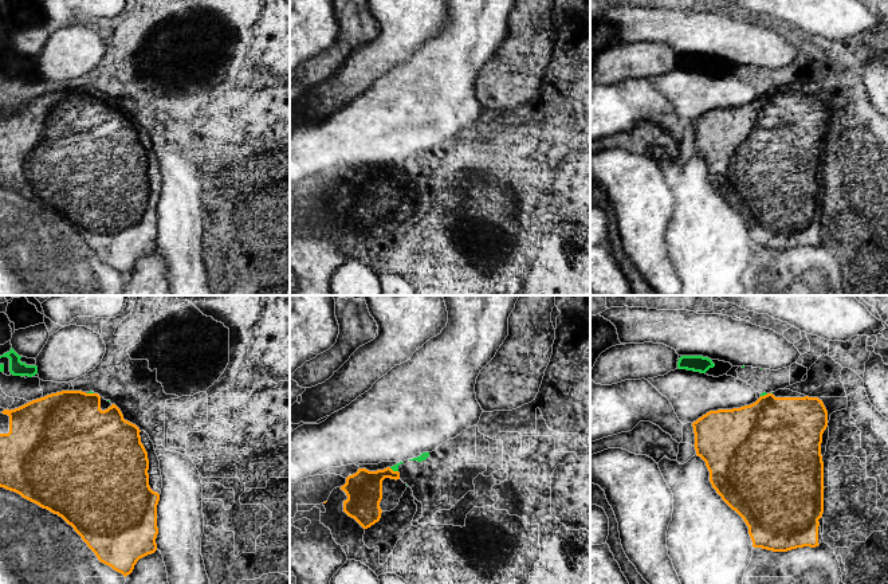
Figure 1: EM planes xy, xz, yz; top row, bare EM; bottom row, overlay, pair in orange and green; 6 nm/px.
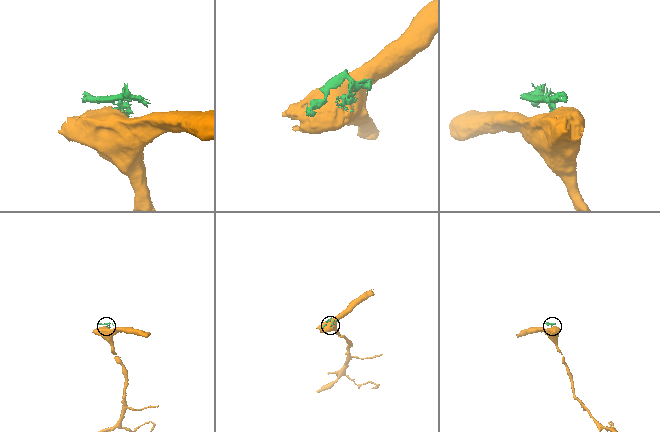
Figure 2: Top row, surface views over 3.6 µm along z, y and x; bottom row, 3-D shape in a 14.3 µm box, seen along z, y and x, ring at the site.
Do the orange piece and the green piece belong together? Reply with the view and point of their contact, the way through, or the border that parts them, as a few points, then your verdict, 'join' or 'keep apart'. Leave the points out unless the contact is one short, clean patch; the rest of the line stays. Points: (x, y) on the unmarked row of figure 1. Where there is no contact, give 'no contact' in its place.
meets orange in xz at (392, 169); border along xz (389, 167), (397, 171); keep apart

